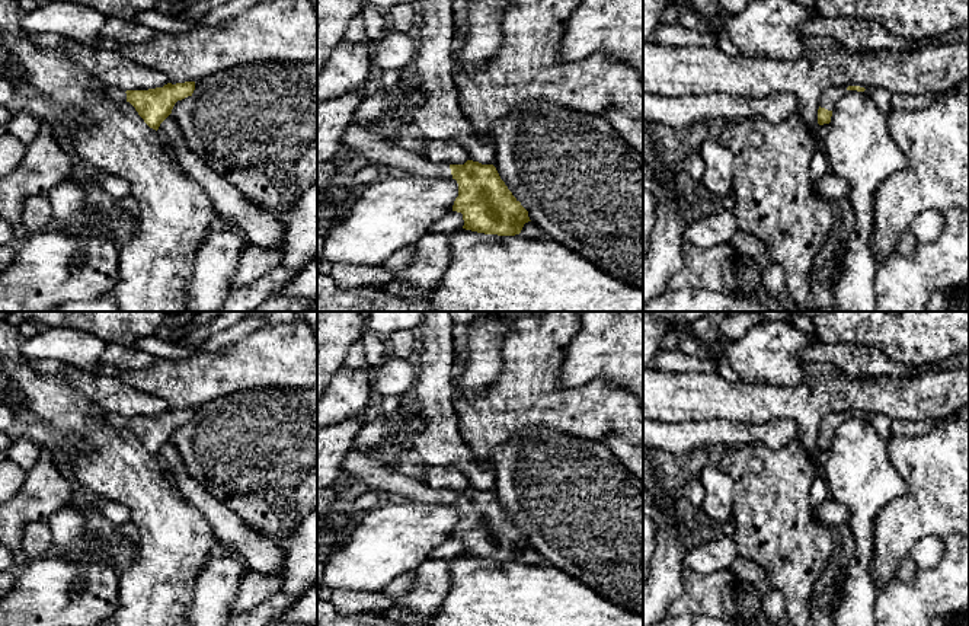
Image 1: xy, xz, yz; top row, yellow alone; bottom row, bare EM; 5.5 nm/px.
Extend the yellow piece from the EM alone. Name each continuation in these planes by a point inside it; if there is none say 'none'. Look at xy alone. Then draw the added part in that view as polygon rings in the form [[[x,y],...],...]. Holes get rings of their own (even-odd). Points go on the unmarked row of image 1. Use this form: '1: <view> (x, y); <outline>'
1: xy (114, 418); [[[106,412],[106,419],[113,427],[127,427],[125,416],[116,413],[116,412]]]

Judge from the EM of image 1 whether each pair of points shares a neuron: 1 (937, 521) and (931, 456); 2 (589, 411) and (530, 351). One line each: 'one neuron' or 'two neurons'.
1: one neuron
2: one neuron

